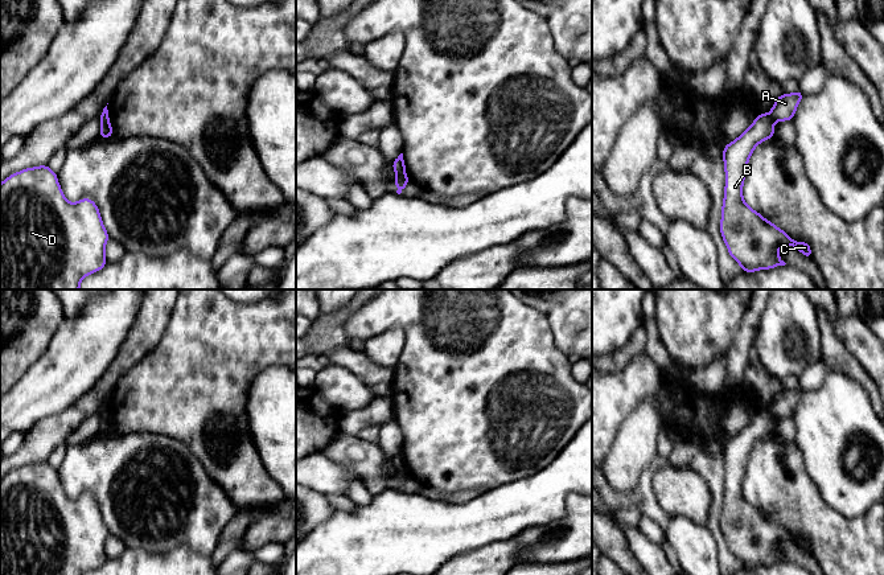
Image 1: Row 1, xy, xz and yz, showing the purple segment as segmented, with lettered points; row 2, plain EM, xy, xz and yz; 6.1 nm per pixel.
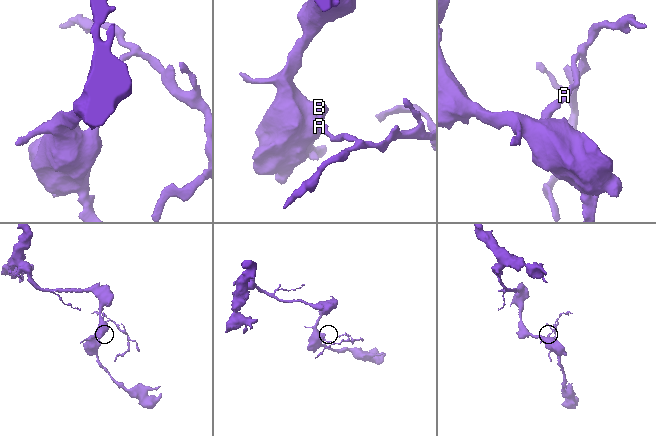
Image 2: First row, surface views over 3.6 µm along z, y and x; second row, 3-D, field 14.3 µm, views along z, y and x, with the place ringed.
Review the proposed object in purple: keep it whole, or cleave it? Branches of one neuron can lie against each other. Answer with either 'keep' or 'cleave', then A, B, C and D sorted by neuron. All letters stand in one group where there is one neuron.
cleave; A / B C D

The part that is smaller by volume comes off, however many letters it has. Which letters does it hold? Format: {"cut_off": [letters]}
{"cut_off": ["A"]}

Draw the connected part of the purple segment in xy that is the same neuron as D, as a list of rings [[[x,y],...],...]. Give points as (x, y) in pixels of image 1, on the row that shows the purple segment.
[[[48,165],[26,168],[11,174],[0,184],[0,289],[79,289],[83,278],[107,264],[104,249],[108,239],[110,235],[103,226],[96,204],[90,198],[81,198],[75,204],[69,202],[59,186],[57,173]]]

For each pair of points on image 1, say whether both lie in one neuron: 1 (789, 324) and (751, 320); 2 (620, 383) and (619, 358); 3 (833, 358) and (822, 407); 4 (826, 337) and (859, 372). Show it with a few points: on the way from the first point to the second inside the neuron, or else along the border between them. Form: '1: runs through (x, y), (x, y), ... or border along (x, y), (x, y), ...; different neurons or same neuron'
1: border along (767, 303), (752, 344), (752, 352); different neurons
2: border along (644, 352), (638, 353), (623, 369), (605, 373); different neurons
3: border along (827, 372), (845, 373), (859, 382); different neurons
4: runs through (831, 346), (850, 365); same neuron

